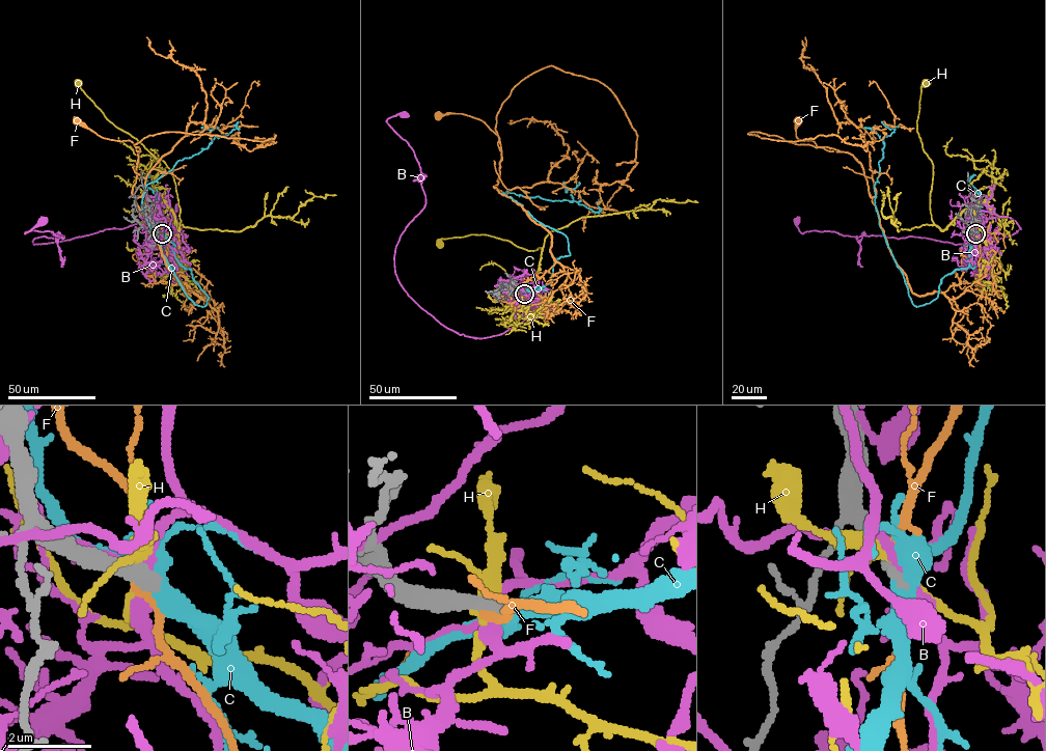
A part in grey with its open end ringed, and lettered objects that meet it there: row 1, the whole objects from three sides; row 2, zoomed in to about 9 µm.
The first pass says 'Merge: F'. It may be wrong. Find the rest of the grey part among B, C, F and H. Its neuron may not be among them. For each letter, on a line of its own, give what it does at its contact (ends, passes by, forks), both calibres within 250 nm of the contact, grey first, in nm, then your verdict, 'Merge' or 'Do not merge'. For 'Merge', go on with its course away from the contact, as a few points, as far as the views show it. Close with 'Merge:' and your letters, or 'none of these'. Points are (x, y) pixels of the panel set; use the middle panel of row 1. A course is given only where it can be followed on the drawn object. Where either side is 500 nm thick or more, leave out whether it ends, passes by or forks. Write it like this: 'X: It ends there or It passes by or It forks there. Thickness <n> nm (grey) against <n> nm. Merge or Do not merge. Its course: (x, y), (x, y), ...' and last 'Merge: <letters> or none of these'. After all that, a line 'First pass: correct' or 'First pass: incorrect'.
B: It forks there. Thickness 440 nm (grey) against 240 nm. Do not merge
C: It forks there. Thickness 360 nm (grey) against 380 nm. Merge. Its course: (524, 294), (550, 282), (554, 260), (570, 254), (568, 243), (503, 192), (576, 201), (595, 212), (599, 198)
F: It passes by. Thickness 440 nm (grey) against 190 nm. Do not merge
H: Thickness 500 nm (grey) against 240 nm. Do not merge
Merge: C
First pass: incorrect

